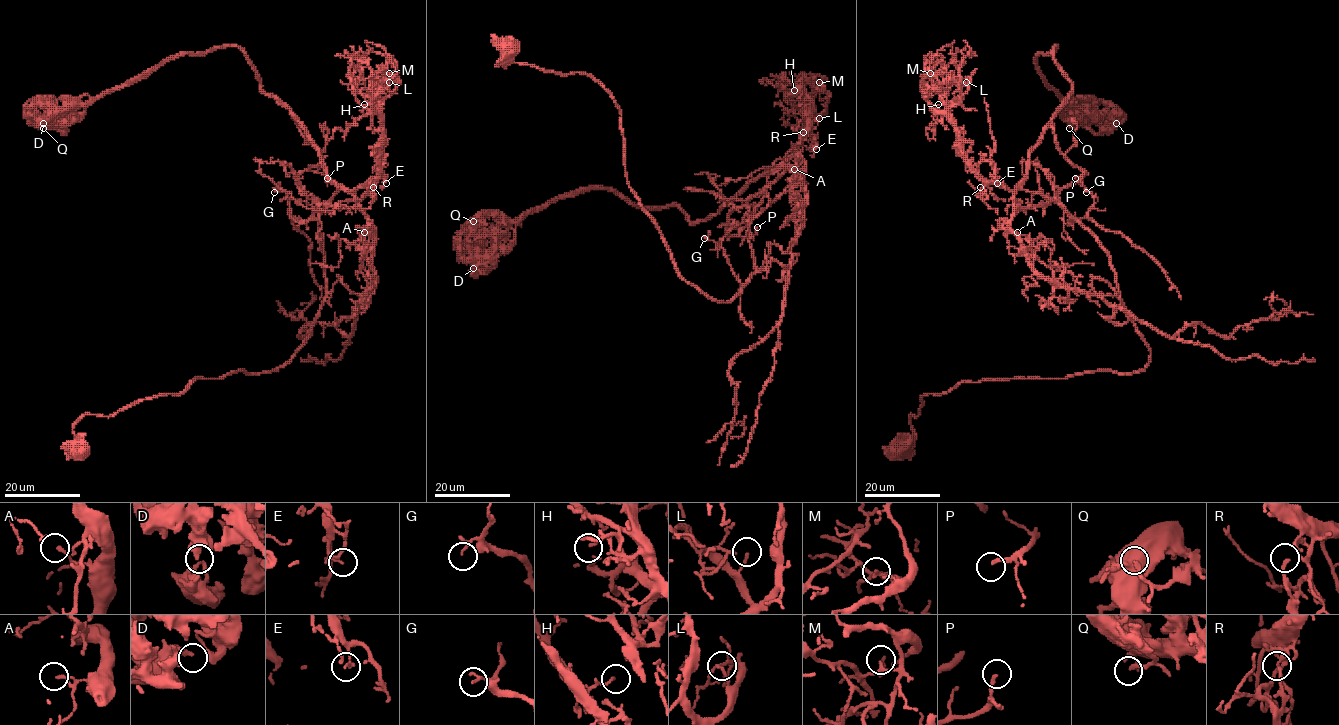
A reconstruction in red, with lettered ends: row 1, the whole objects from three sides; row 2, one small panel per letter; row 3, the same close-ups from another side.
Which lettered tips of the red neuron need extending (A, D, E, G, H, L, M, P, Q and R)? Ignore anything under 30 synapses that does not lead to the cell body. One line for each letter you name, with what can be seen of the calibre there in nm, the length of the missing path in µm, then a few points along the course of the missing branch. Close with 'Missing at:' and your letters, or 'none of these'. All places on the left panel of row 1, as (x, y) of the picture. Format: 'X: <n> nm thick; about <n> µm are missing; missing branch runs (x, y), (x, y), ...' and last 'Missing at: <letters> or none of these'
P: 200 nm thick; about 20 µm are missing; missing branch runs (327, 178), (340, 190), (340, 206), (346, 200), (353, 211)
Missing at: P

